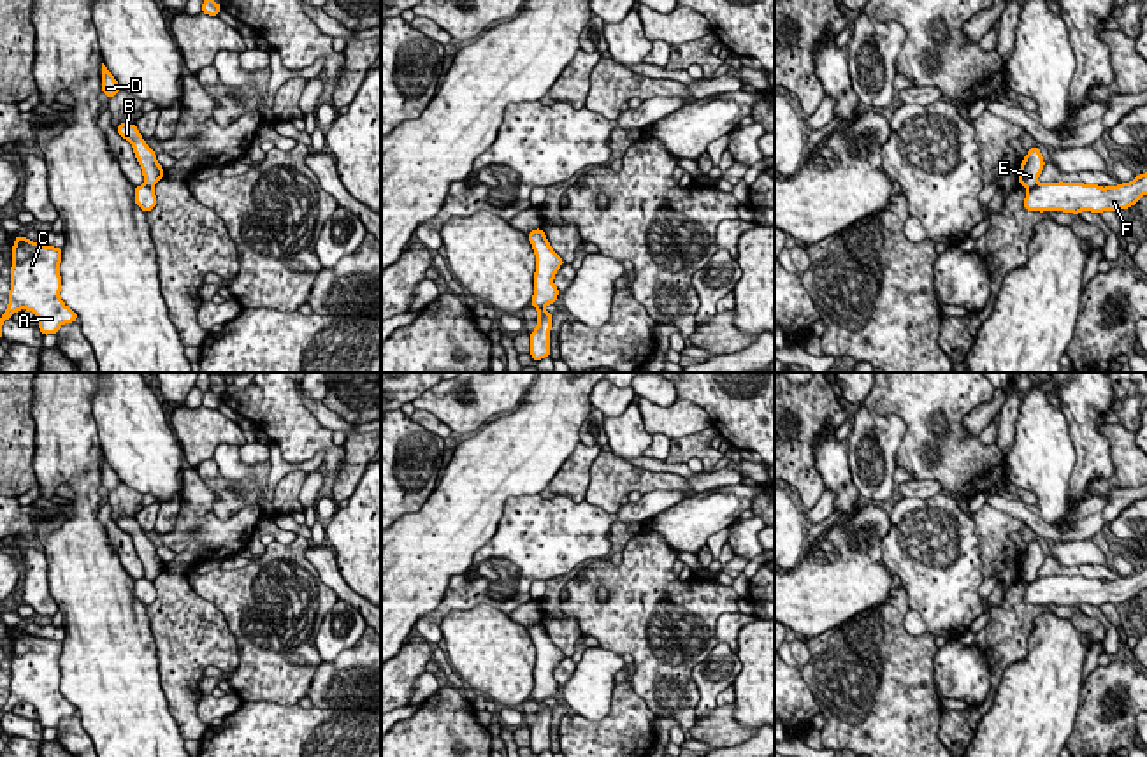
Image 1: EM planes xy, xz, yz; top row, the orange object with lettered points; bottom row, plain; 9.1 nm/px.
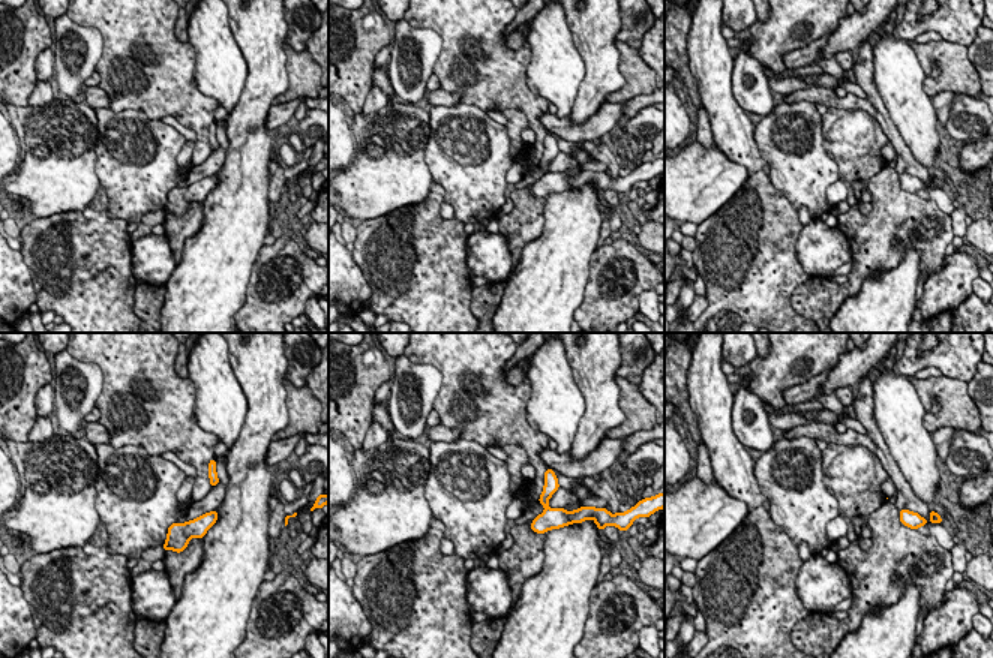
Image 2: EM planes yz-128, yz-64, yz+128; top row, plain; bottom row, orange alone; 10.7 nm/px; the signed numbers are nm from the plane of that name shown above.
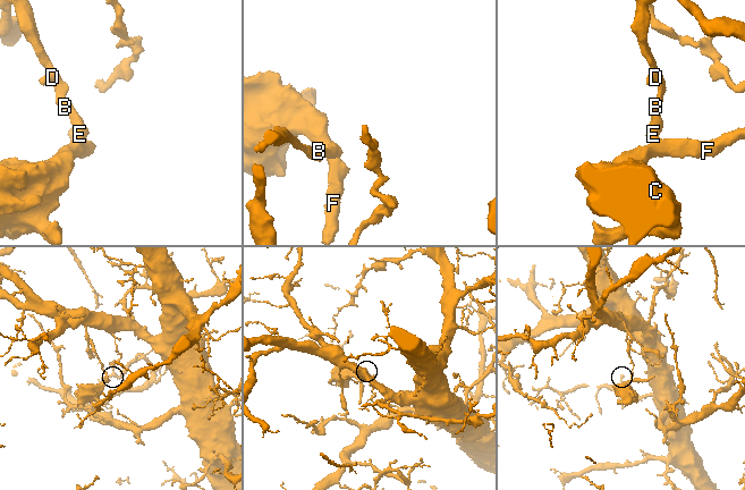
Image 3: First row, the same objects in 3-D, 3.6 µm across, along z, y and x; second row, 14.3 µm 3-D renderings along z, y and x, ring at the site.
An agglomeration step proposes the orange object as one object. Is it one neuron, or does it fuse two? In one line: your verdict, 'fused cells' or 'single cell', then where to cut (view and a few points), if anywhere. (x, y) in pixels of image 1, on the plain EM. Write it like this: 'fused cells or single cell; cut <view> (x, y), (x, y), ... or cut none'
fused cells; cut yz (1038, 576), (1028, 583)

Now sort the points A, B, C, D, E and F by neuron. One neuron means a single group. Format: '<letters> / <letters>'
A C F / B D E

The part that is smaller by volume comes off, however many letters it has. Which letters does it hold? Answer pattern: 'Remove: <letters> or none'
Remove: A, C, F

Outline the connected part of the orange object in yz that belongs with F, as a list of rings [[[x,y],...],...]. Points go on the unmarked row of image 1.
[[[1147,567],[1131,576],[1101,581],[1084,576],[1043,576],[1029,581],[1024,592],[1028,604],[1063,604],[1078,608],[1080,604],[1101,606],[1121,604],[1135,599],[1140,590],[1147,588]]]

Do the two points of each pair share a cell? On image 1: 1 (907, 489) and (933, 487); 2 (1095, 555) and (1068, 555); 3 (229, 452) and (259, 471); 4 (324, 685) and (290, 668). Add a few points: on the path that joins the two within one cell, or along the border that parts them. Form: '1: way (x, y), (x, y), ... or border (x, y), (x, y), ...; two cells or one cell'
1: way (914, 489), (926, 489); one cell
2: way (1088, 555), (1075, 555); one cell
3: way (232, 461), (243, 471), (250, 471); one cell
4: border (322, 661), (306, 696); two cells

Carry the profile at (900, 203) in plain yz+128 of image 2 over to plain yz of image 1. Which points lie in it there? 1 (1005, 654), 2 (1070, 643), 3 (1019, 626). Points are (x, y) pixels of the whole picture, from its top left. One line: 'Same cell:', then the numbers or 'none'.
Same cell: 1, 3

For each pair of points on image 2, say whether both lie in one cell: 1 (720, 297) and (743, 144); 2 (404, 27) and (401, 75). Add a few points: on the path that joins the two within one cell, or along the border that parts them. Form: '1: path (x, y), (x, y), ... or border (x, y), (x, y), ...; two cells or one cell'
1: path (752, 270), (761, 252), (765, 212), (759, 186); one cell
2: path (404, 39), (404, 63); one cell

